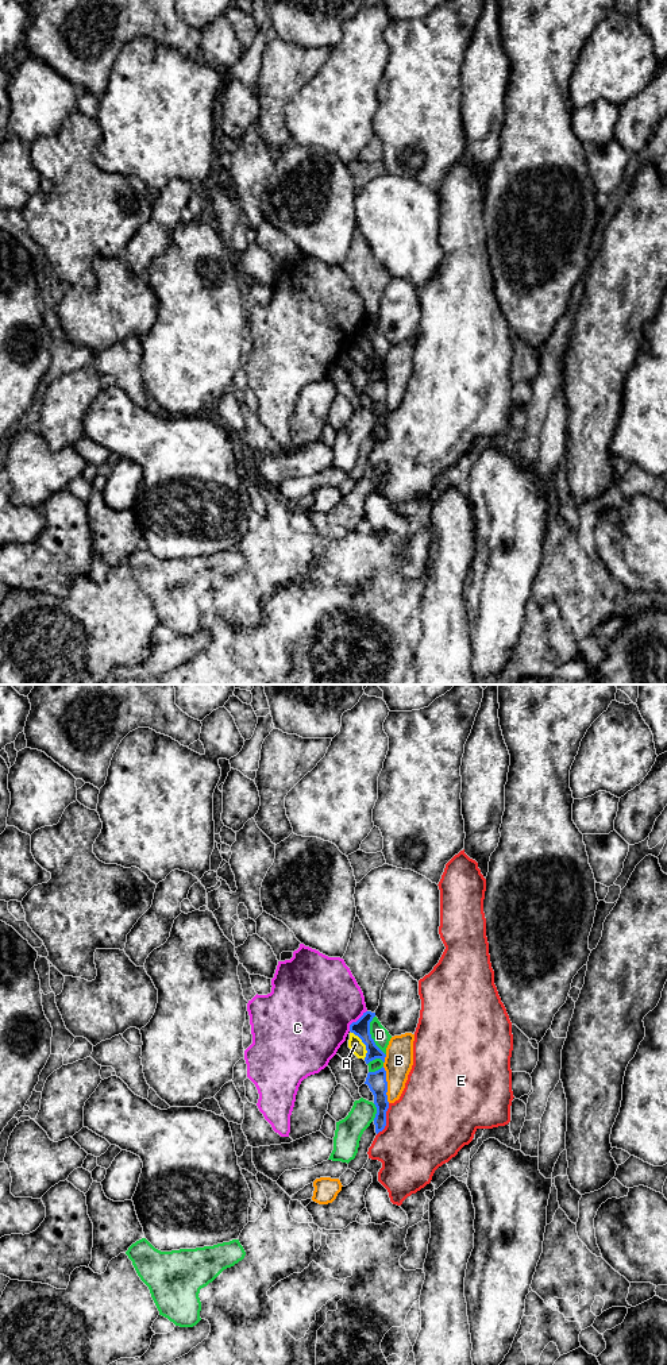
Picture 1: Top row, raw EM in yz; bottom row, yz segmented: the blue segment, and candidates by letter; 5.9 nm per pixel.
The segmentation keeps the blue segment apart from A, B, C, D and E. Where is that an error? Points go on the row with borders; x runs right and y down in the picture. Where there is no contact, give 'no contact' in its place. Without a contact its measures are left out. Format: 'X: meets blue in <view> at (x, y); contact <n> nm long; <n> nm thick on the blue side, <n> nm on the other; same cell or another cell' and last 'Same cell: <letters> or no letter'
A: meets blue in yz at (365, 1044); contact 190 nm long; 100 nm thick on the blue side, 90 nm on the other; another cell
B: meets blue in yz at (386, 1084); contact 220 nm long; 120 nm thick on the blue side, 170 nm on the other; another cell
C: meets blue in yz at (357, 1021); contact 170 nm long; 100 nm thick on the blue side, 460 nm on the other; another cell
D: meets blue in yz at (370, 1036); contact 240 nm long; 100 nm thick on the blue side, 100 nm on the other; another cell
E: meets blue in yz at (385, 1119); contact 200 nm long; 120 nm thick on the blue side, 480 nm on the other; another cell
Same cell: no letter

